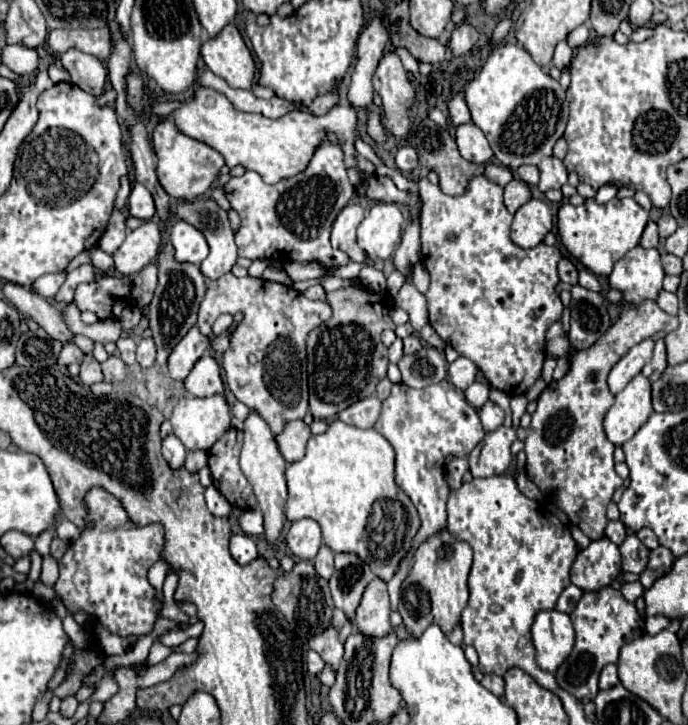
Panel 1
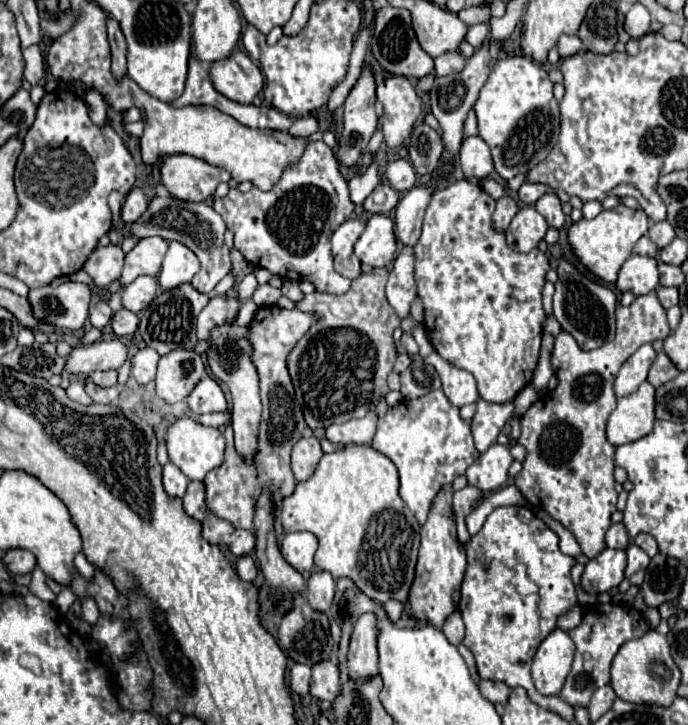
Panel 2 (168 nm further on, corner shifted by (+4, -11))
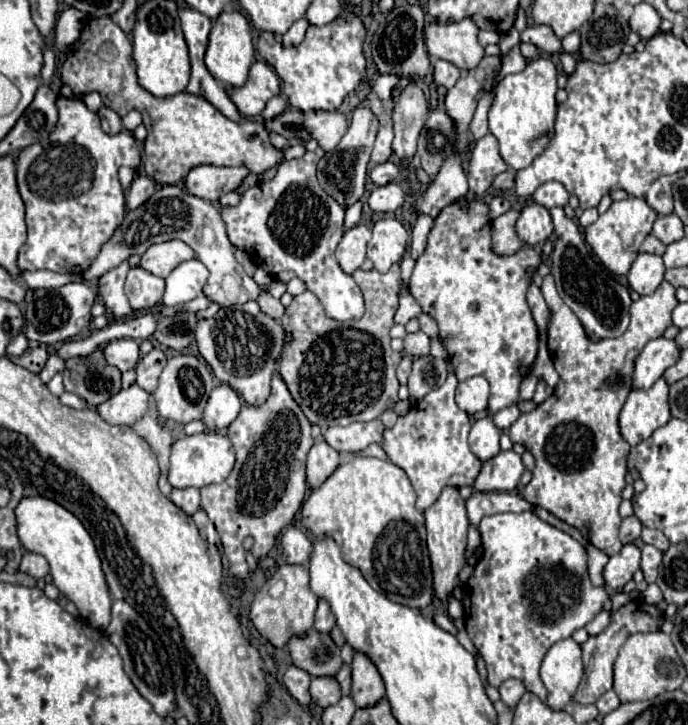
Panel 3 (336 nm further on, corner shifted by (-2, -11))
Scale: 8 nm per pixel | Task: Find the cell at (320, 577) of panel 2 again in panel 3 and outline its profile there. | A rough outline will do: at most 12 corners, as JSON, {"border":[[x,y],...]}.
{"border":[[319,601],[315,625],[319,633],[335,627],[335,617],[327,601]]}

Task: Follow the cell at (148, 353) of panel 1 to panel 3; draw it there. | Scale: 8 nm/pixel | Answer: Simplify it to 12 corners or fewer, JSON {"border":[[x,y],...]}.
{"border":[[147,353],[135,369],[137,385],[153,393],[167,357]]}

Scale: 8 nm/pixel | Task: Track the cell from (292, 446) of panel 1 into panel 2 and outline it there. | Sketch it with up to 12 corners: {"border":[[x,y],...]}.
{"border":[[317,437],[299,439],[291,451],[297,481],[317,467],[323,449]]}

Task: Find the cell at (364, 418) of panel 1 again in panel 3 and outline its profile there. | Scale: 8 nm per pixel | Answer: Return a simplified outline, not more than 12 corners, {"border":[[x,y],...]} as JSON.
{"border":[[383,423],[329,427],[323,437],[339,453],[381,443]]}

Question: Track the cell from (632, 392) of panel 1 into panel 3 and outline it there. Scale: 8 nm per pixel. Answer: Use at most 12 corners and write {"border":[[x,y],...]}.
{"border":[[669,385],[633,389],[621,435],[633,447],[671,419]]}

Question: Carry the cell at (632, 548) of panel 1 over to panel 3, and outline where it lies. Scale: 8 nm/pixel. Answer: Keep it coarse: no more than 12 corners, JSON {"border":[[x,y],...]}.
{"border":[[643,545],[641,569],[645,581],[655,583],[663,557],[653,545]]}

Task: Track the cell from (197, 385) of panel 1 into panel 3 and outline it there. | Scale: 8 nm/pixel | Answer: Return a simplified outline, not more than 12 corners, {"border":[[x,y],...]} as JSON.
{"border":[[229,385],[209,395],[203,423],[221,431],[241,411],[239,395]]}

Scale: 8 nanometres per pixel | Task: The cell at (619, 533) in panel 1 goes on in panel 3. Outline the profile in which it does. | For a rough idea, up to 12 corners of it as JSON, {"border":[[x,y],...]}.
{"border":[[635,515],[625,517],[619,527],[623,545],[635,543],[643,525]]}

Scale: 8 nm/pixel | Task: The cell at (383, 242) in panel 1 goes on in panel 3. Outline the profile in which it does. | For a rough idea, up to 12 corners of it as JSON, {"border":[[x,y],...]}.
{"border":[[387,217],[373,225],[367,257],[379,273],[399,263],[409,233]]}

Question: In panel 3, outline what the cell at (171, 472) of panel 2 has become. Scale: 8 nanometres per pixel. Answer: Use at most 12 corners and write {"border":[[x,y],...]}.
{"border":[[173,489],[169,499],[187,515],[199,509],[199,489]]}

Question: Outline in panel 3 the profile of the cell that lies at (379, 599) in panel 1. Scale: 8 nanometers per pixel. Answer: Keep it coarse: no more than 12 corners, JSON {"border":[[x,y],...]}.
{"border":[[355,653],[351,697],[371,707],[385,685],[371,659]]}

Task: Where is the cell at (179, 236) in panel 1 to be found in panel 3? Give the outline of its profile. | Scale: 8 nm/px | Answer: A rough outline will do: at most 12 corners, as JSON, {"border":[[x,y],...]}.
{"border":[[183,261],[165,279],[163,305],[183,305],[201,295],[207,267]]}

